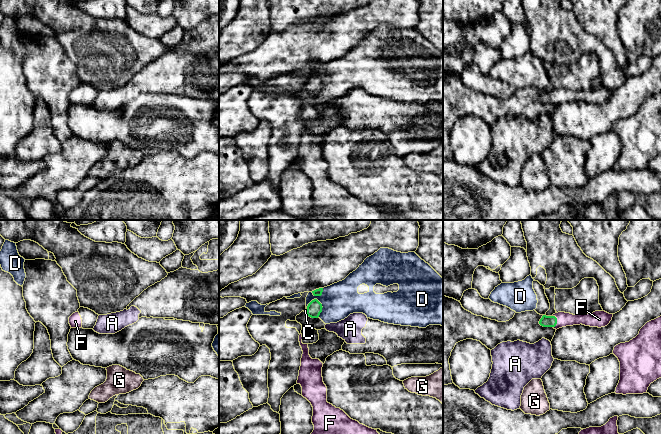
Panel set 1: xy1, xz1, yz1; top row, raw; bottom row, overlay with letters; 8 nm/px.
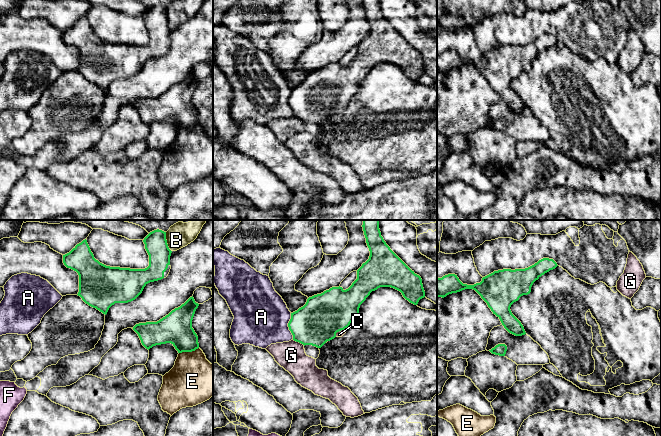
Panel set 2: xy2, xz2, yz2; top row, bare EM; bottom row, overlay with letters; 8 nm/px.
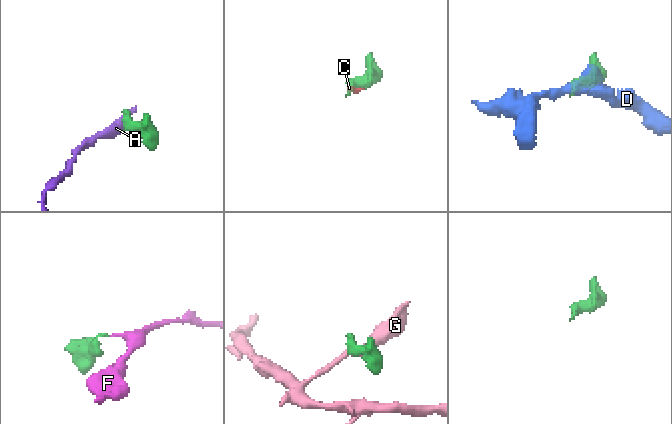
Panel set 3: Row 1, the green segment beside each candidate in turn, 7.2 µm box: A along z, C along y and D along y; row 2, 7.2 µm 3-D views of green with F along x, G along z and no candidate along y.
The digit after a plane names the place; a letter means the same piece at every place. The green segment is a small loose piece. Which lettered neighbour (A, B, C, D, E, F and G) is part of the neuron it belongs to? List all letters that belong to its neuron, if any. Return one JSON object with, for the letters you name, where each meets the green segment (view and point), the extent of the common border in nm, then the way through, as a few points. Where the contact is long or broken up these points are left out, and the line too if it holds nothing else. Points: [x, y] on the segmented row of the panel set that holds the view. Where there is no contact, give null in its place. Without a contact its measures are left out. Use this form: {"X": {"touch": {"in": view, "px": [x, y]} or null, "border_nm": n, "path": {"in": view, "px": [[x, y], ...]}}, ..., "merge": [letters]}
{"C": {"touch": {"in": "xz2", "px": [340, 330]}, "border_nm": 130}, "F": {"touch": {"in": "yz1", "px": [556, 321]}, "border_nm": 100, "path": {"in": "yz1", "px": [[546, 321], [556, 321], [564, 319]]}}, "merge": ["C", "F"]}

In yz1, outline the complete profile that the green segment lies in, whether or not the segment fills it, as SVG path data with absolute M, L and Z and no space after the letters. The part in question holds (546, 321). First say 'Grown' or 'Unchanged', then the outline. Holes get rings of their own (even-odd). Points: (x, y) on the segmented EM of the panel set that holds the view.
Grown. M595 311L589 314L573 315L565 312L558 312L552 316L543 315L539 324L543 327L559 329L566 326L585 325L590 327L605 327L612 320L613 314L605 311Z

